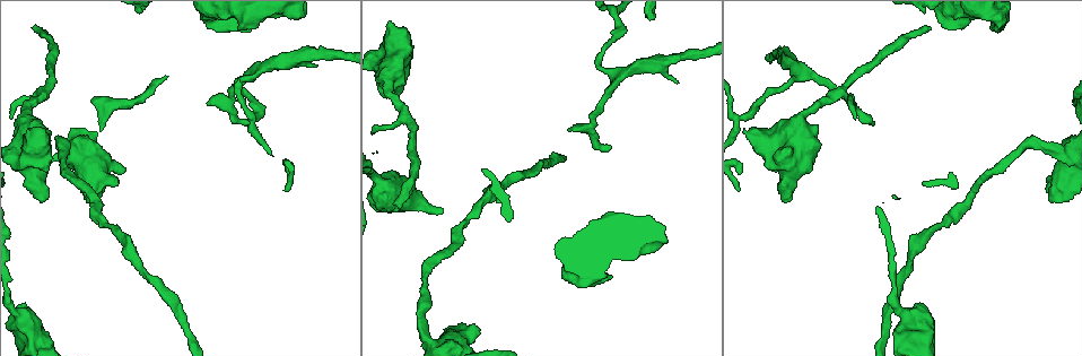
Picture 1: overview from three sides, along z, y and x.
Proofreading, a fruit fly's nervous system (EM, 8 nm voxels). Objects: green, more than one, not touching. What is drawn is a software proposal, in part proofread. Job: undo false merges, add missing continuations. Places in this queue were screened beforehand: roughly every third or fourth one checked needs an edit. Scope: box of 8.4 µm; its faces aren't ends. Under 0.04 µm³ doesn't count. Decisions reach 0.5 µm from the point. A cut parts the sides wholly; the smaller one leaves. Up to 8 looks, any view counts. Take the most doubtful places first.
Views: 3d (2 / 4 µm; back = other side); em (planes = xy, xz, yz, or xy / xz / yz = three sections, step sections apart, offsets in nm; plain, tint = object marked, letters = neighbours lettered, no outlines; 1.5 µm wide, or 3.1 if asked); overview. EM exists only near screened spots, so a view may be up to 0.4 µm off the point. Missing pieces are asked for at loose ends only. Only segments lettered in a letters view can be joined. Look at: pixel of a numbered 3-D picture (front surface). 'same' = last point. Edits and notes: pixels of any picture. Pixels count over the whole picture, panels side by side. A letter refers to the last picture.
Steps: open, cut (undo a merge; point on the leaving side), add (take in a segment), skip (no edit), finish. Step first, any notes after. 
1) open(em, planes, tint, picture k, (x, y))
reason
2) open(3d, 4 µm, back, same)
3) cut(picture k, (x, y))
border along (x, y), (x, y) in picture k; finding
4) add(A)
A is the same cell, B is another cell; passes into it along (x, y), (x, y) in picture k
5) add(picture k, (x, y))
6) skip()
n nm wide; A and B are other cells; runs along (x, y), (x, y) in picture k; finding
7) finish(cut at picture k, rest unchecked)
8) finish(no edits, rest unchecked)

open(em, planes, letters, picture 1, (398, 207))
an open end

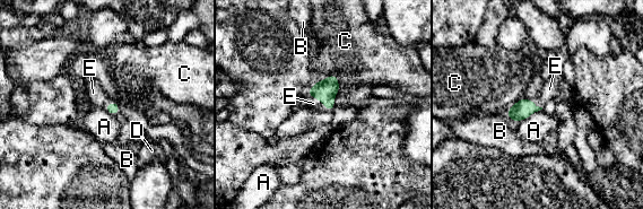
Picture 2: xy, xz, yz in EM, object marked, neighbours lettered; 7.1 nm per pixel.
add(E)
80 nm wide; E is the same cell, A, B, C and D are other cells; passes into it along (324, 90), (318, 98), (313, 103) in picture 2; the neuron continues

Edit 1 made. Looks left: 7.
open(overview)
see it whole again

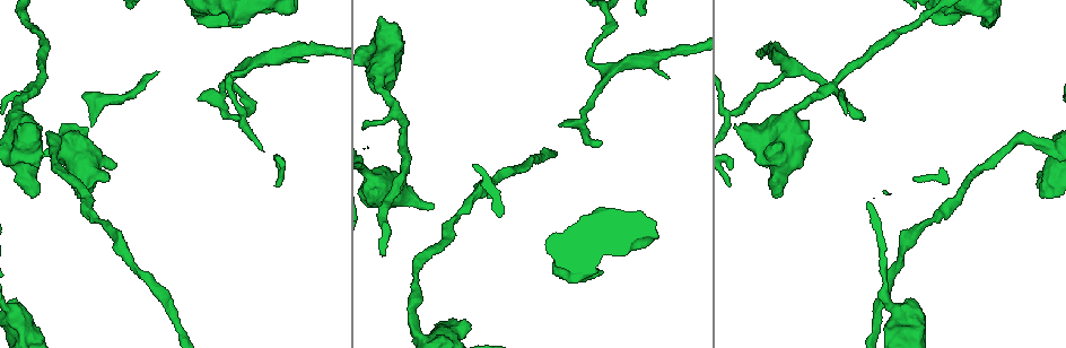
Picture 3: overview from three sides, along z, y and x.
open(em, planes, letters, picture 3, (602, 141))
tapers out

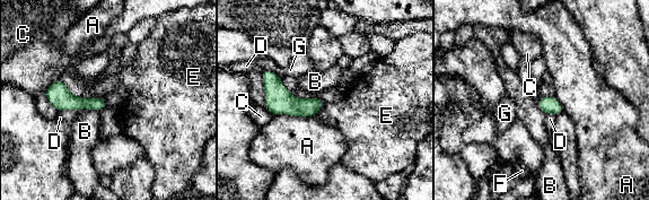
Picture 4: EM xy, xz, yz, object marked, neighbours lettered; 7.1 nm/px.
skip()
A touches over 300 nm; A, B, C, D, E, F and G are other cells; border along (60, 79), (73, 95), (80, 98) in picture 4; no lettered segment goes on from it

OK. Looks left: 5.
open(3d, 4 µm, picture 3, (101, 221))
a narrow waist

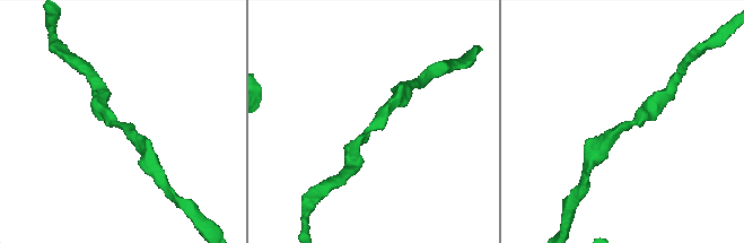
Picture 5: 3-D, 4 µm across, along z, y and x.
open(em, planes, tint, picture 5, (369, 130))
shape alone is not enough

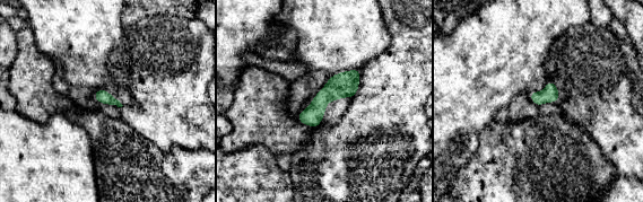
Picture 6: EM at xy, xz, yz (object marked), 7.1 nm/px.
open(em, planes, letters, same)
what lies round it

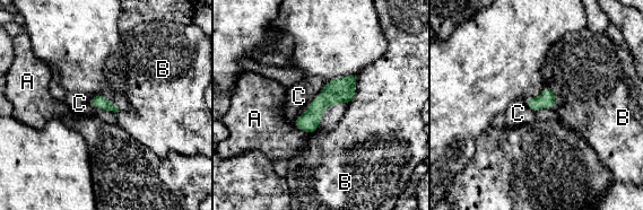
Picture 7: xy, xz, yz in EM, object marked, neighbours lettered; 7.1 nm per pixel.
skip()
A, B and C are other cells; runs along (354, 78), (297, 123) in picture 7; continuous, no second neuron

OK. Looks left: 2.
finish(add at picture 2, rest unchecked)

